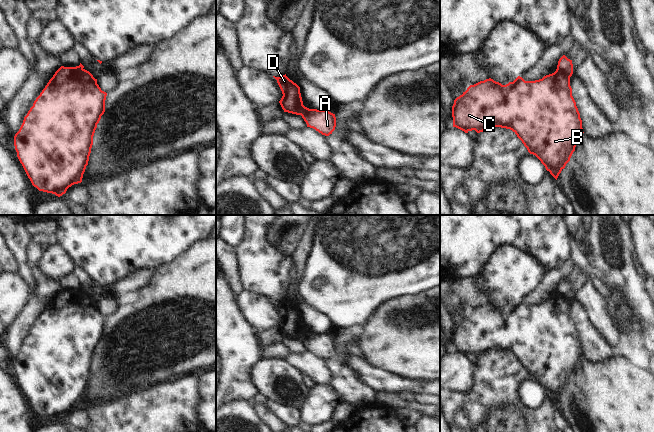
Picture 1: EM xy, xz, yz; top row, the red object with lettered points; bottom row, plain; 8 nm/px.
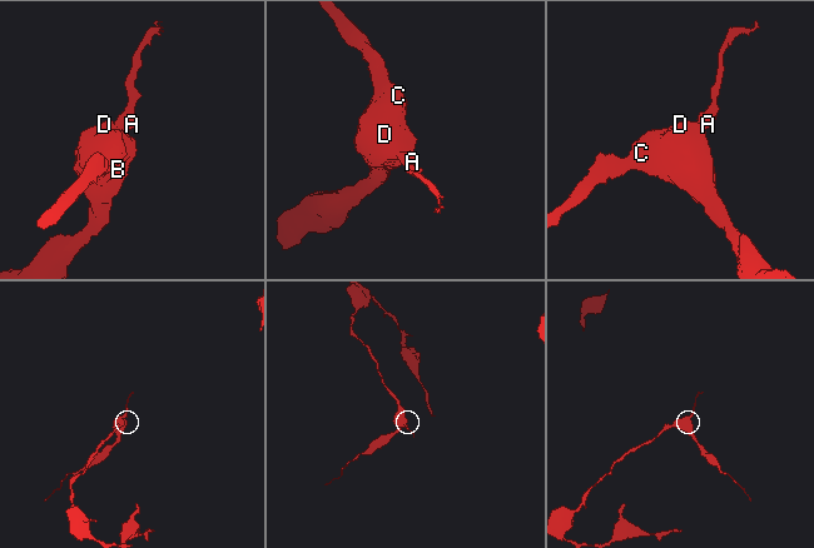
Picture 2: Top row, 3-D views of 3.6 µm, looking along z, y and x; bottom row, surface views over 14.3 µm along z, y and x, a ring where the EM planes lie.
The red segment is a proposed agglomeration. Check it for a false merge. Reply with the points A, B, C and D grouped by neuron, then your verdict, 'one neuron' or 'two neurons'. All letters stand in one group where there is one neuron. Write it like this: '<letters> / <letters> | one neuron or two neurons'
A / B C D | two neurons

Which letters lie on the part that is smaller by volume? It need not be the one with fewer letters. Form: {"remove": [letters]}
{"remove": ["A"]}

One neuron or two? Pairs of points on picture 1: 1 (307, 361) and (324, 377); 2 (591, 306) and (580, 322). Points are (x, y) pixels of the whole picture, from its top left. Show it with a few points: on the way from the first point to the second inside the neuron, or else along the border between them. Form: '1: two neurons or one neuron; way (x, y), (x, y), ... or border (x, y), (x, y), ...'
1: one neuron; way (311, 364), (320, 373)
2: two neurons; border (574, 299), (582, 307), (588, 321), (599, 334)

